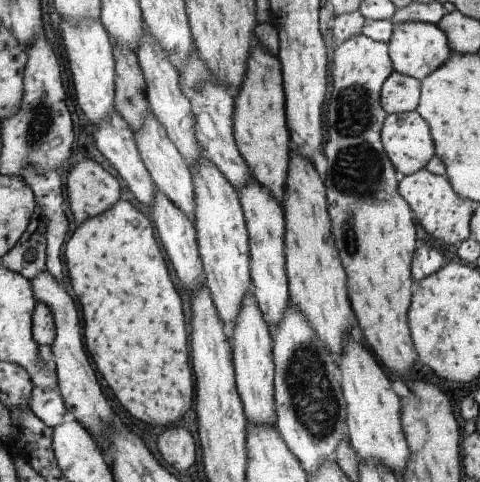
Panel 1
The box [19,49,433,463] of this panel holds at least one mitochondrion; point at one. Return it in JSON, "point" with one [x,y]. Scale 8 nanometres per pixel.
{"point":[357,171]}

